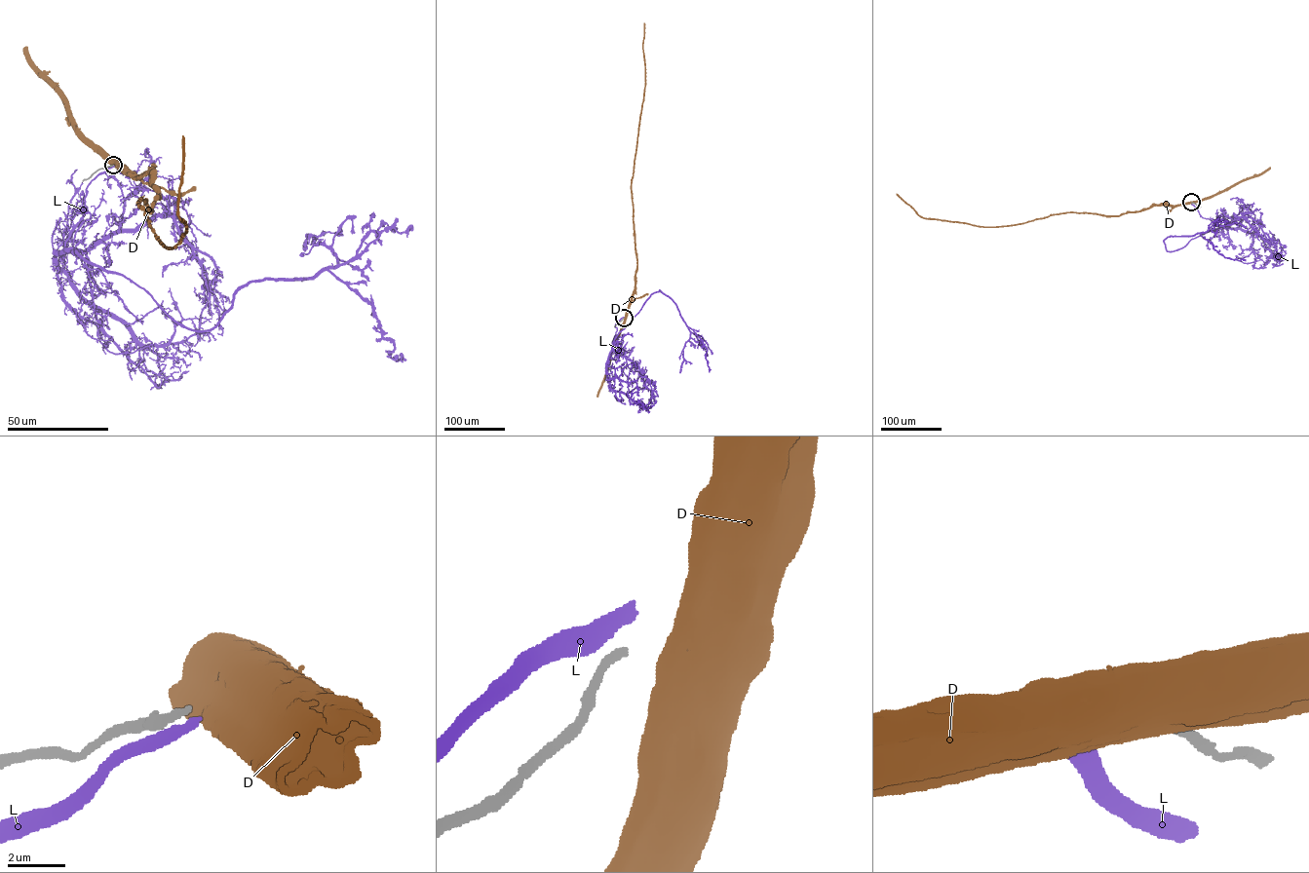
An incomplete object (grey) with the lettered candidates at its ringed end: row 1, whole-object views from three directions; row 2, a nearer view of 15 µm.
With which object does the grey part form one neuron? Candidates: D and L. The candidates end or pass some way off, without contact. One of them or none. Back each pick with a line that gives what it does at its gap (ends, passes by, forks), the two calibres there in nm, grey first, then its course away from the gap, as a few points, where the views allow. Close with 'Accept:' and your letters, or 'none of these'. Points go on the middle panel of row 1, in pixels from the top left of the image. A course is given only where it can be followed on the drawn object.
Accept: none of these

